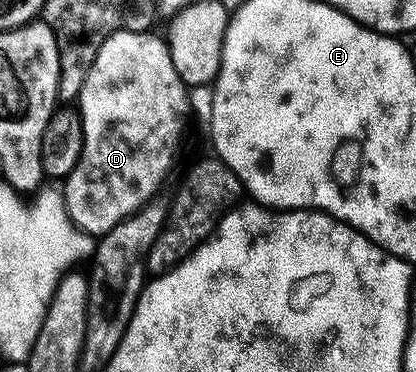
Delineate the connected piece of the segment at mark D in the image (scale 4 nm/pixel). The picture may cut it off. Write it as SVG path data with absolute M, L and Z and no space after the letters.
M118 30L104 40L77 99L83 121L81 156L61 186L63 203L79 229L92 236L102 236L154 199L151 197L158 192L175 162L187 126L187 113L191 110L187 94L188 87L177 76L167 43L160 35L158 38L155 32Z

